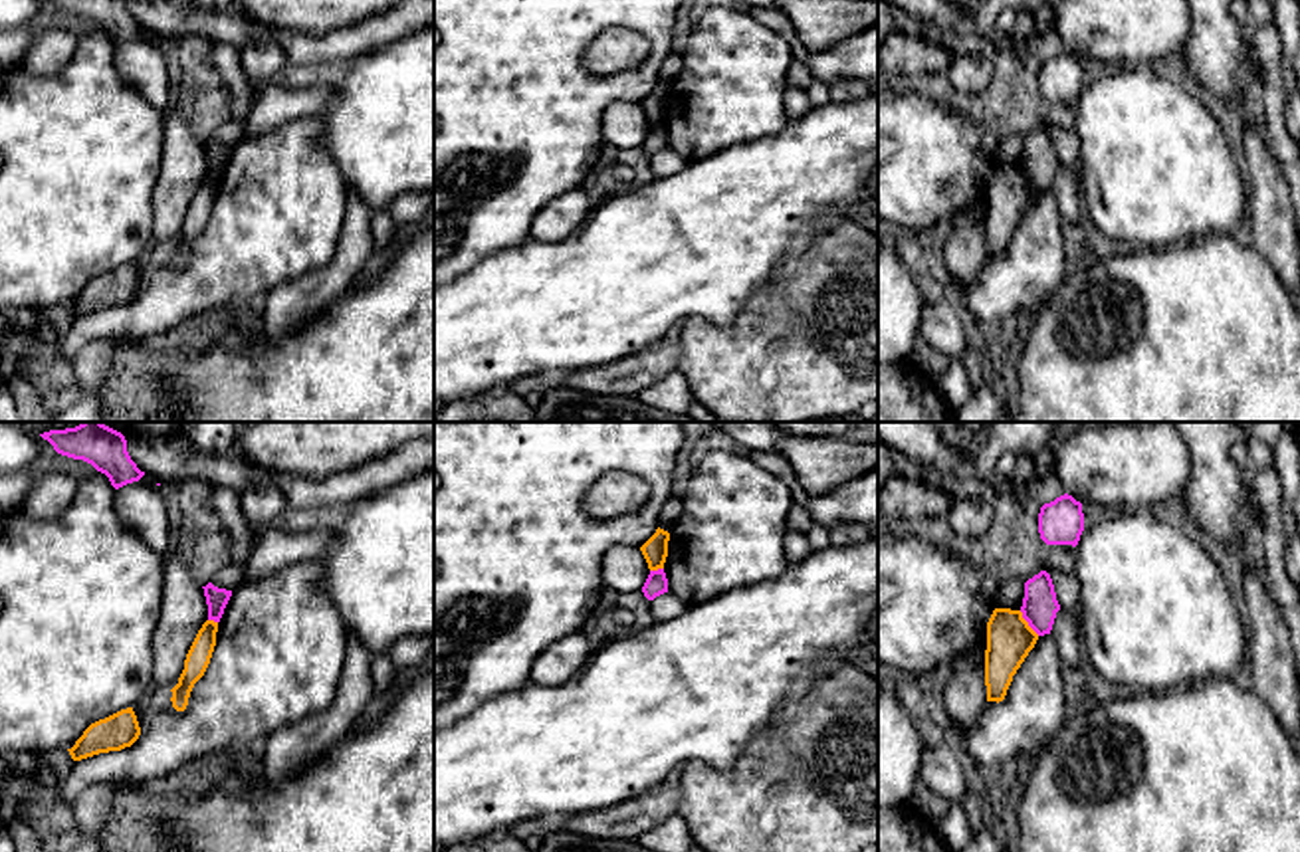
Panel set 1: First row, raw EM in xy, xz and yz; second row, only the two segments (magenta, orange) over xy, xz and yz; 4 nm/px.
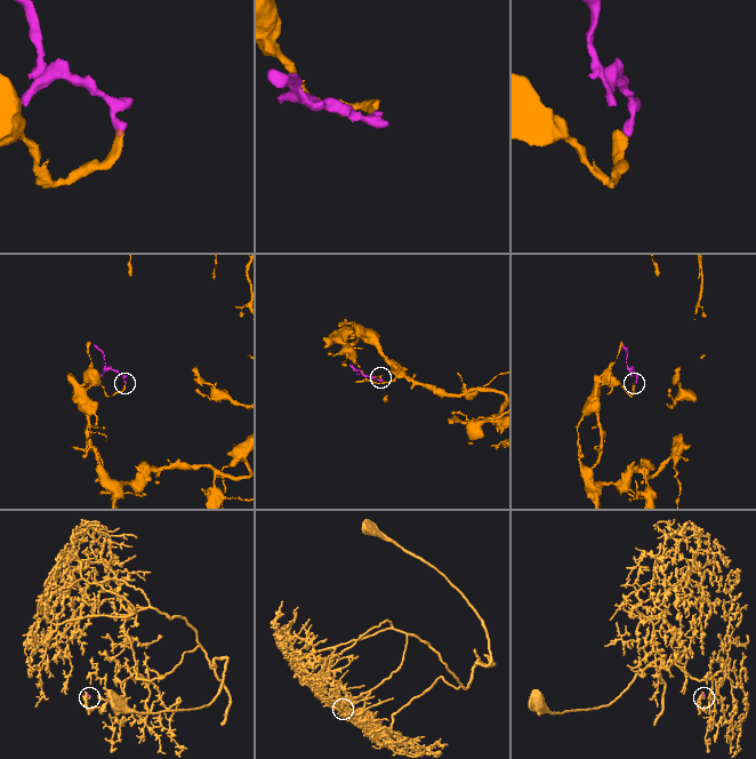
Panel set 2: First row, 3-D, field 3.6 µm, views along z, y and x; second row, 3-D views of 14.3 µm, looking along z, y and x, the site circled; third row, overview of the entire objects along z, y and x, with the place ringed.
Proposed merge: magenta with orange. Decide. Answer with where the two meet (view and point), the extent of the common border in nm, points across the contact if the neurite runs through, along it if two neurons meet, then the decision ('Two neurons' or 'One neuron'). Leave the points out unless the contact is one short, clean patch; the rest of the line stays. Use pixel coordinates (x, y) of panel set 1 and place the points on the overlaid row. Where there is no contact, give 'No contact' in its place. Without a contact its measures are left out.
Touches magenta at yz (1027, 621). Shared border 130 nm. Boundary: yz (1019, 611), (1039, 635). Two neurons

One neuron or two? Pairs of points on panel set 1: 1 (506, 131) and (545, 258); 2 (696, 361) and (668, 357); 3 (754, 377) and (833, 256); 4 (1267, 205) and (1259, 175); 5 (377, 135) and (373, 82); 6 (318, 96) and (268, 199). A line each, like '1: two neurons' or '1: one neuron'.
1: two neurons
2: two neurons
3: one neuron
4: one neuron
5: one neuron
6: two neurons

